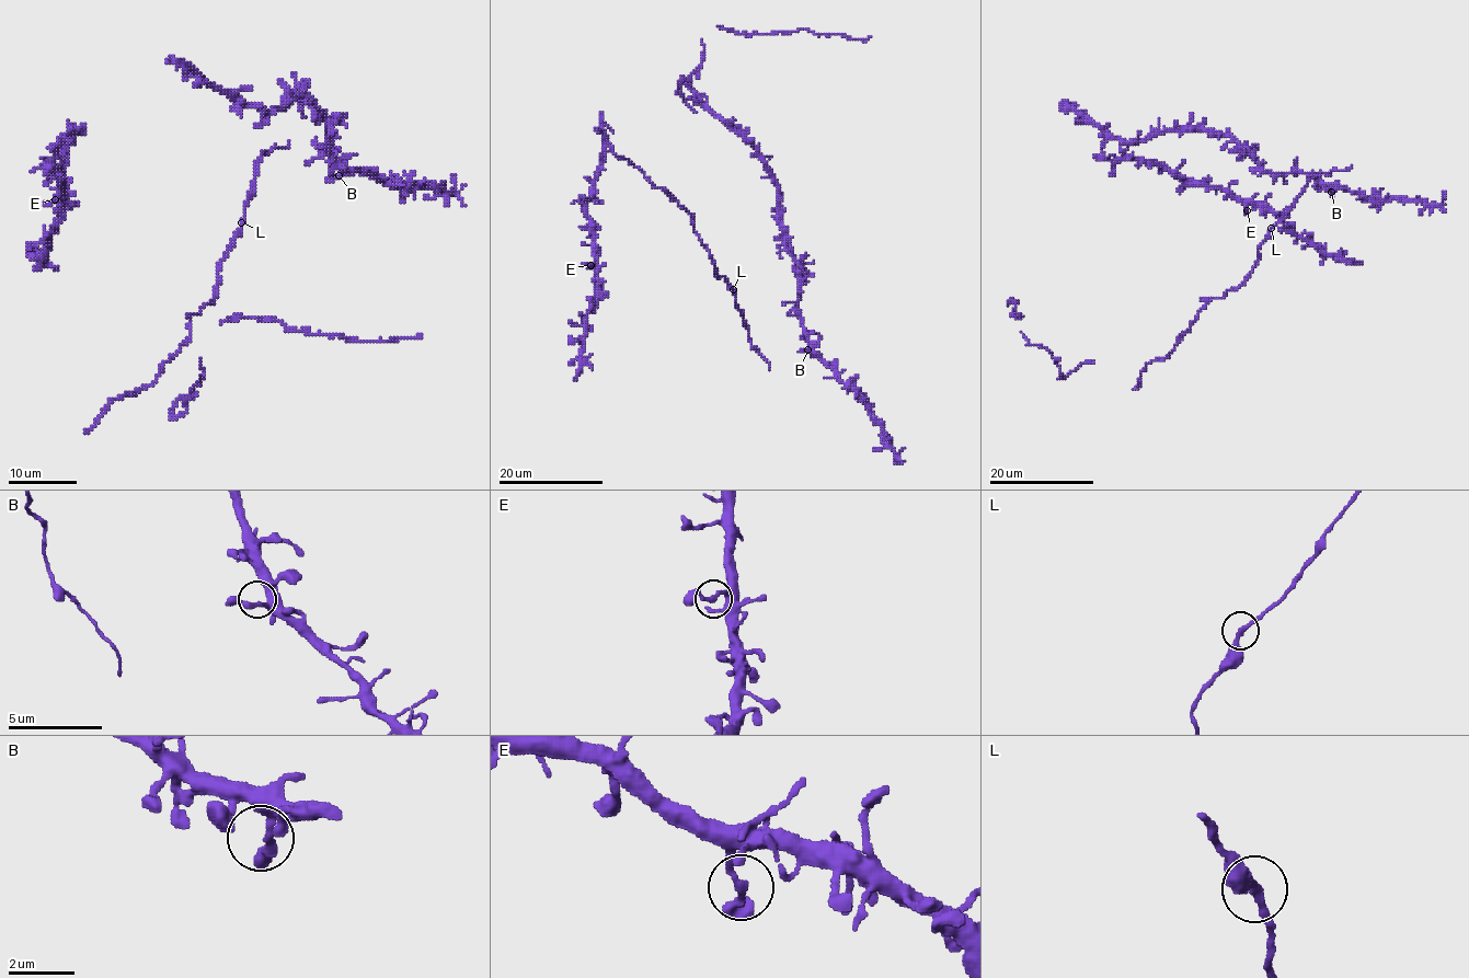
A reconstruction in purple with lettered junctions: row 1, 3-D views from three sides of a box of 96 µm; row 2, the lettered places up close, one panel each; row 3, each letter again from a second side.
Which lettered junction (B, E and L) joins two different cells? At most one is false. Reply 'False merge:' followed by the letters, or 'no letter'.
False merge: no letter

